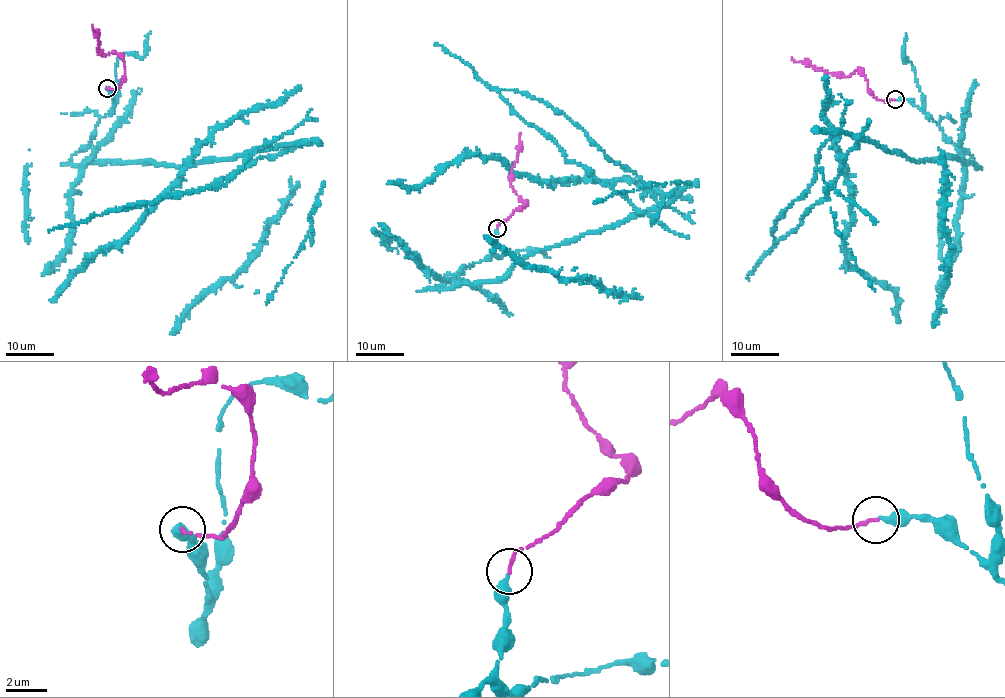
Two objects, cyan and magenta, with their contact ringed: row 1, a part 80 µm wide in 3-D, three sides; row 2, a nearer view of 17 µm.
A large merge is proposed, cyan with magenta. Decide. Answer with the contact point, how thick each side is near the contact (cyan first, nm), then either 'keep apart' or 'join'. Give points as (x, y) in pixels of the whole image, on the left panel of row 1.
at (107, 88); 320 nm thick on the cyan side, 190 nm on the other; join

